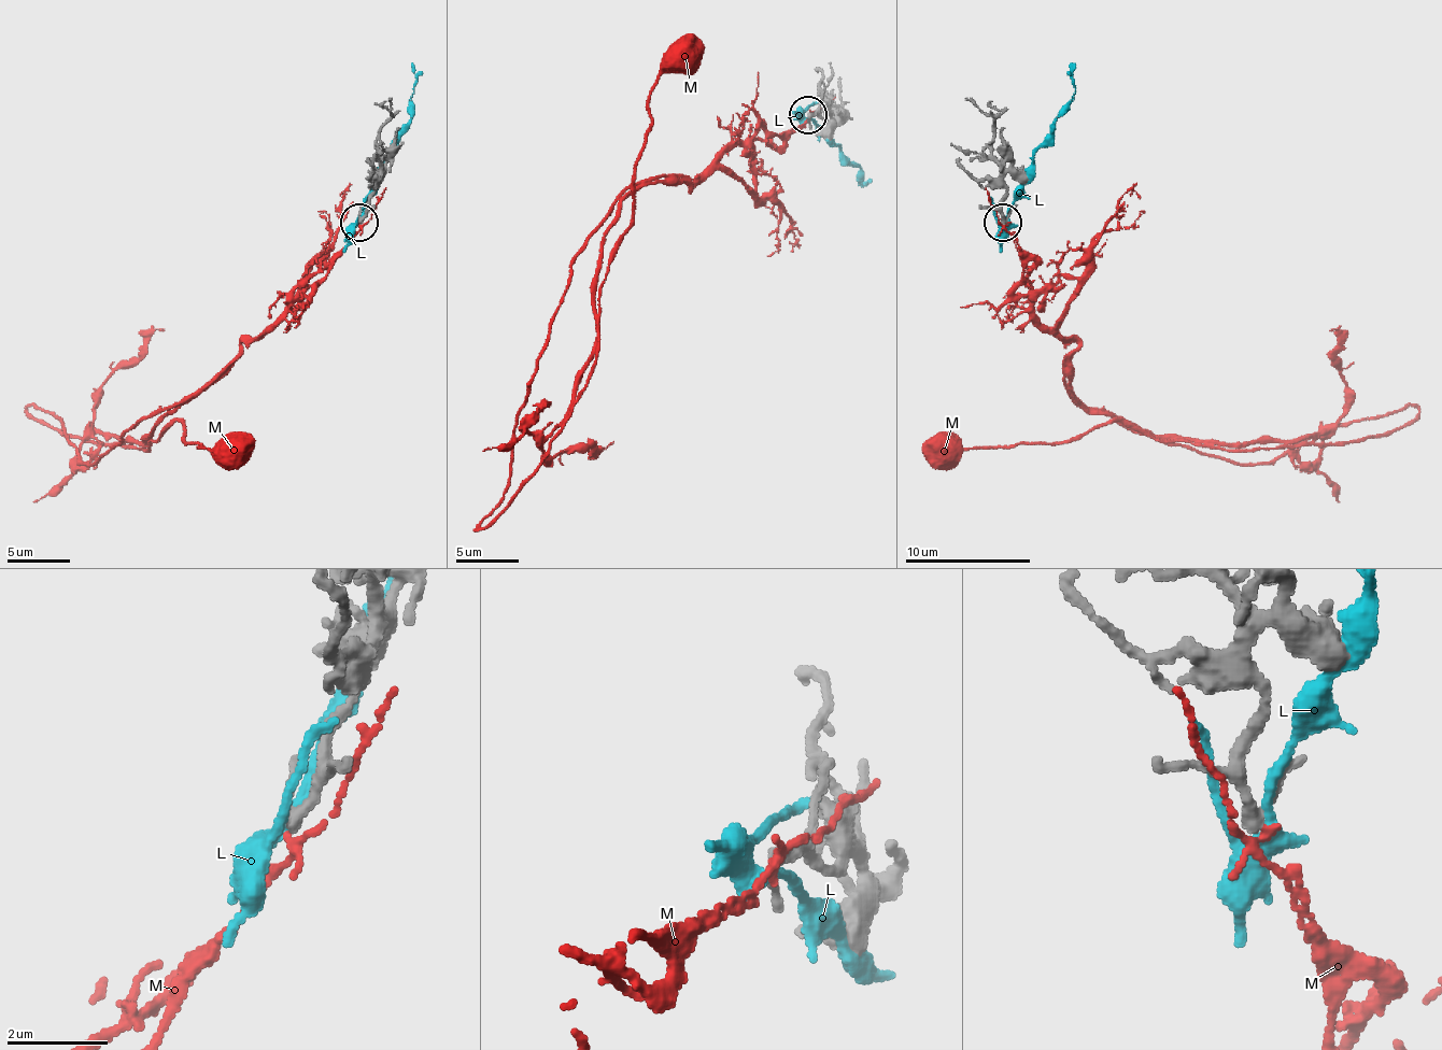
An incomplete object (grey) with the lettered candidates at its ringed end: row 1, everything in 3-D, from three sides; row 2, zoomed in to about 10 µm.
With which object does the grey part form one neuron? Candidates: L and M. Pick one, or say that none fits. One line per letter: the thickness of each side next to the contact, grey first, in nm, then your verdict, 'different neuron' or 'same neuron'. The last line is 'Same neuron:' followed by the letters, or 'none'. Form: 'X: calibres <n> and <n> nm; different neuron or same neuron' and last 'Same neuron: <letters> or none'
L: calibres 200 and 200 nm; different neuron
M: calibres 200 and 100 nm; different neuron
Same neuron: none

